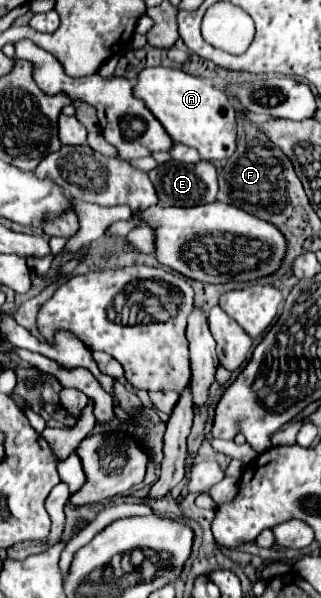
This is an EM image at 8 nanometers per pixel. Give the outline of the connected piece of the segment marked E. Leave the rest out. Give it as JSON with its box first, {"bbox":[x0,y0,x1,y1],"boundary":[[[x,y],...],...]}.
{"bbox":[150,160,216,206],"boundary":[[[168,160],[150,172],[158,200],[164,206],[198,206],[216,200],[216,168],[200,160],[196,164]]]}

